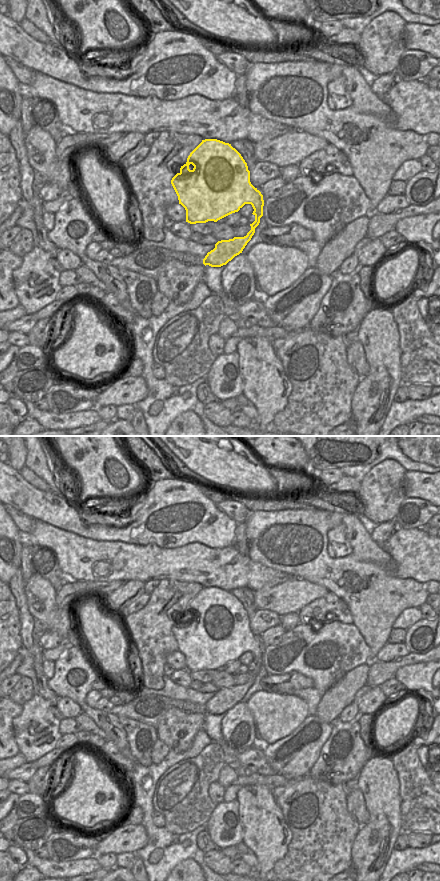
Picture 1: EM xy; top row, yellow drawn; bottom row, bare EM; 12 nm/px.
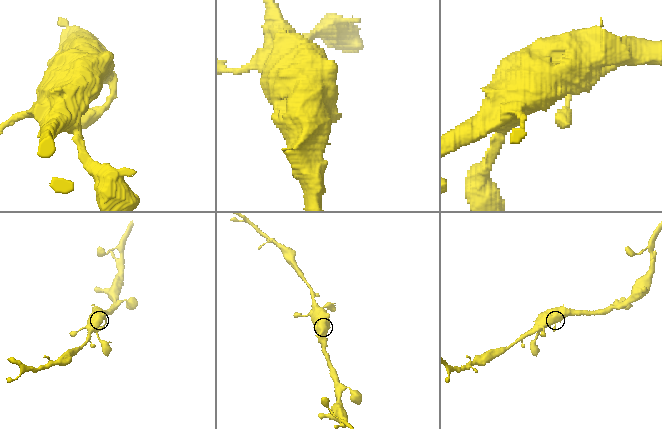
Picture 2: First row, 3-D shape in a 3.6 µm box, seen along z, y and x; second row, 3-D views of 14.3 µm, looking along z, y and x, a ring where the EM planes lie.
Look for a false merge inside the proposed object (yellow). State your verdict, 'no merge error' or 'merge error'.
no merge error

